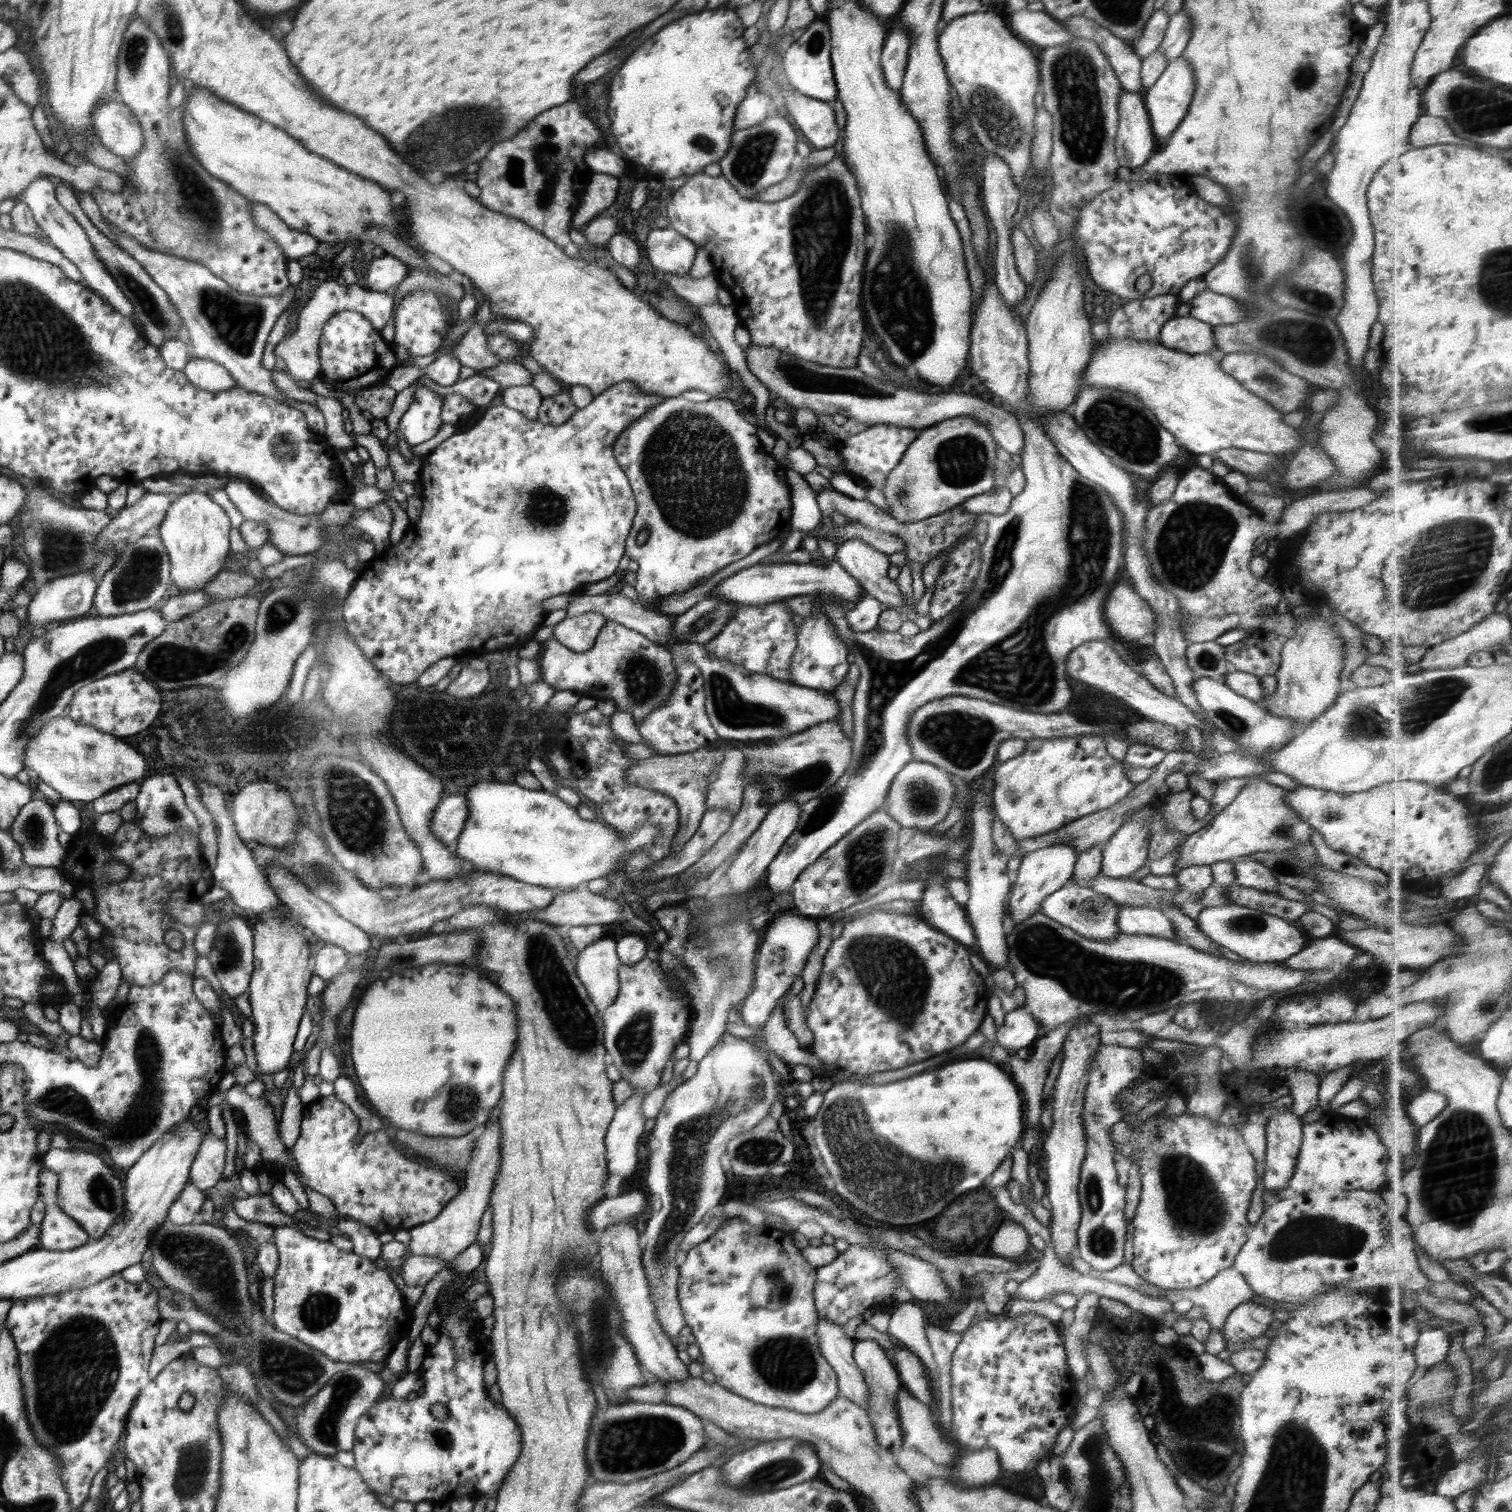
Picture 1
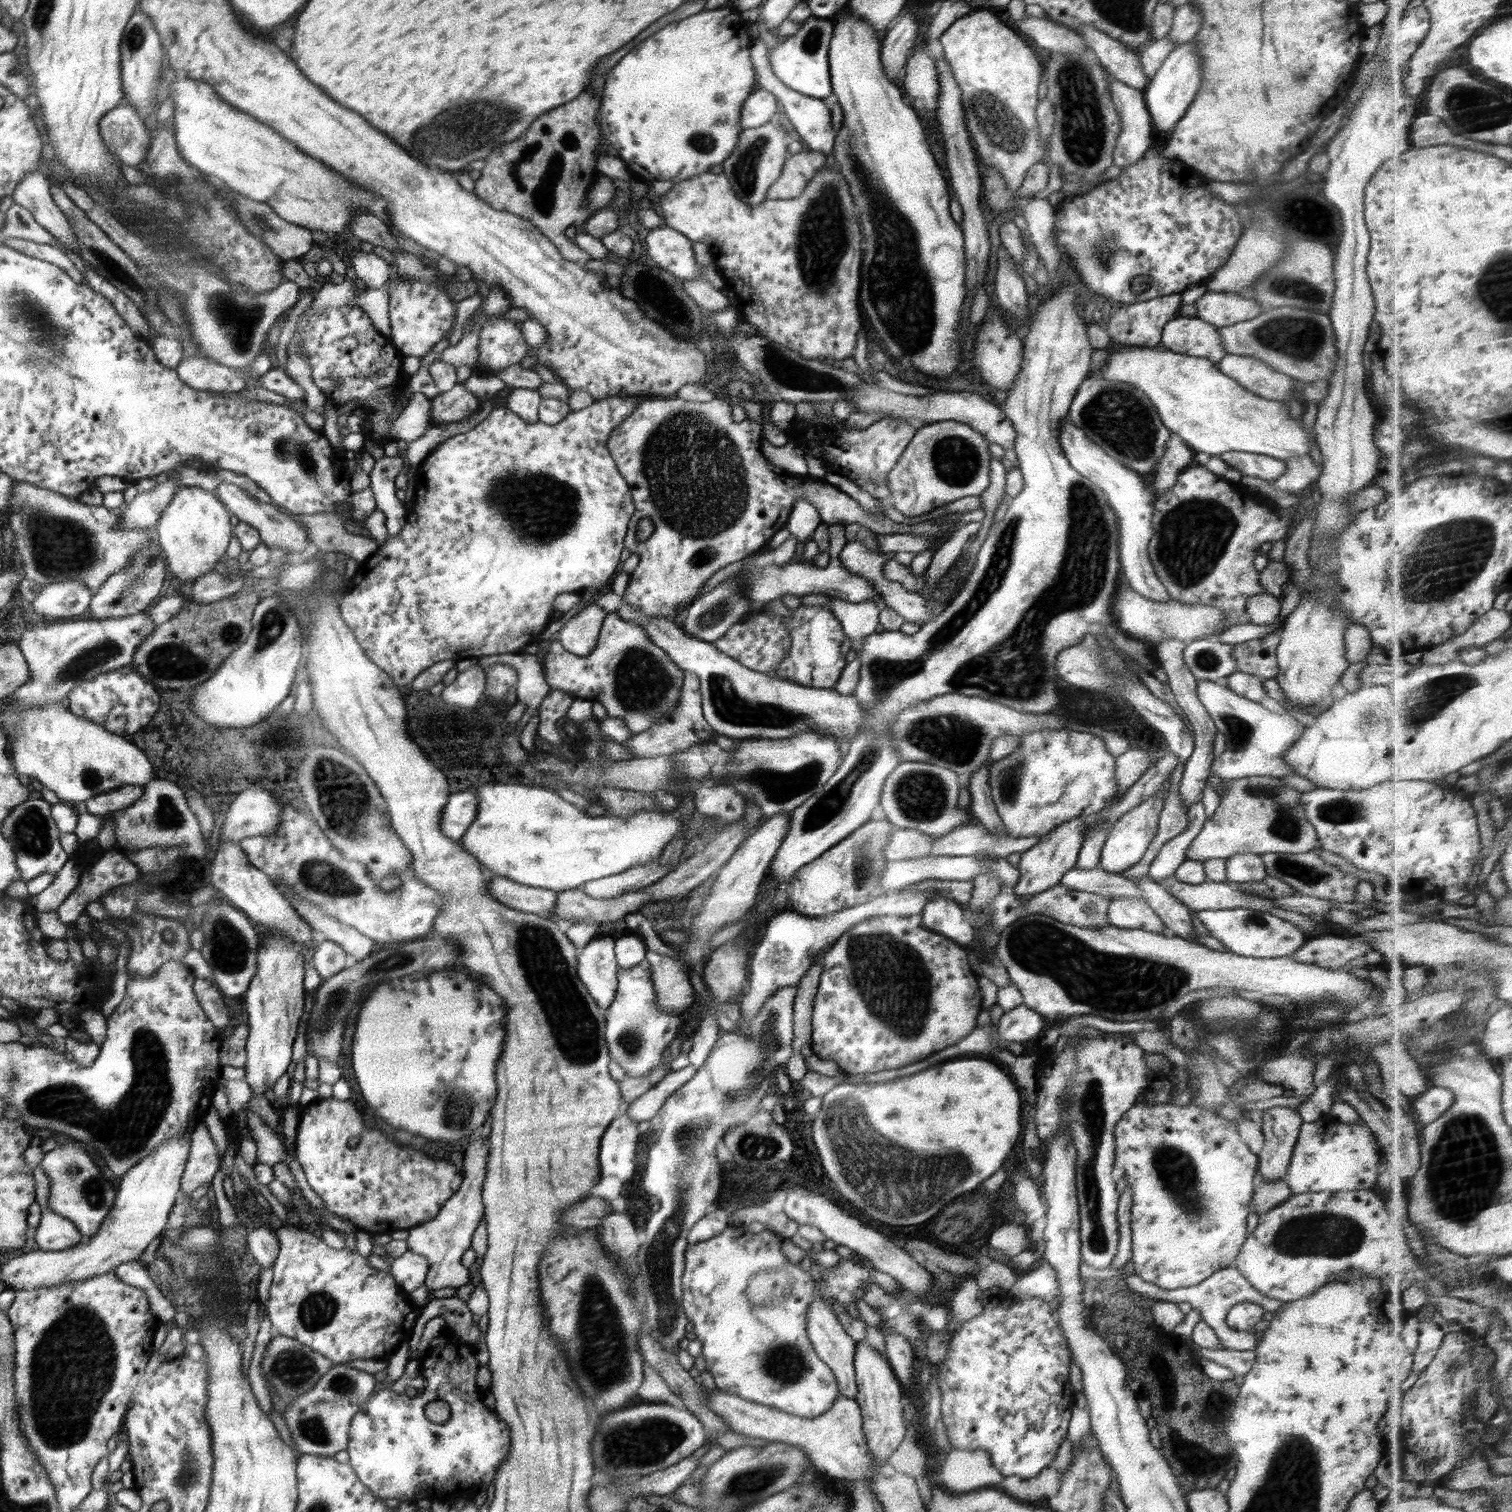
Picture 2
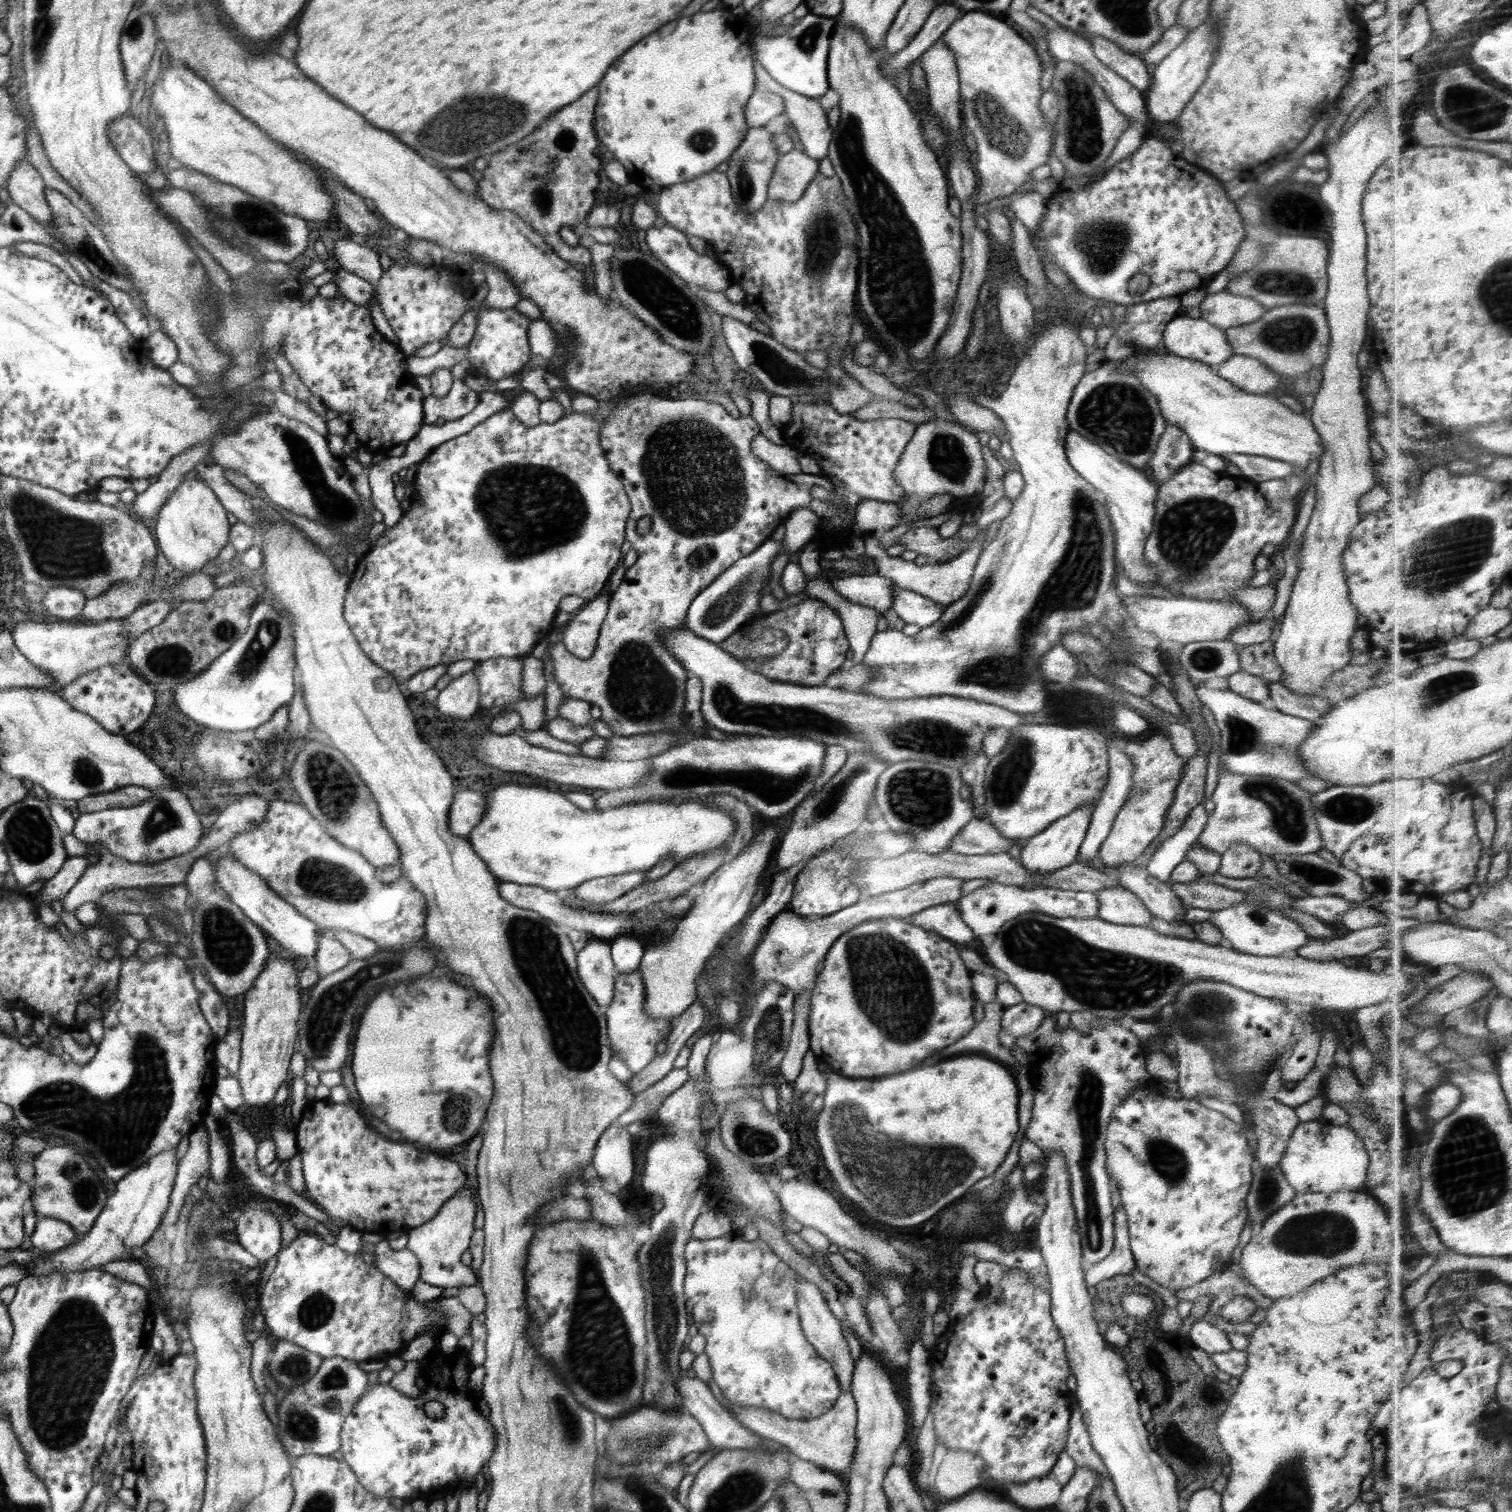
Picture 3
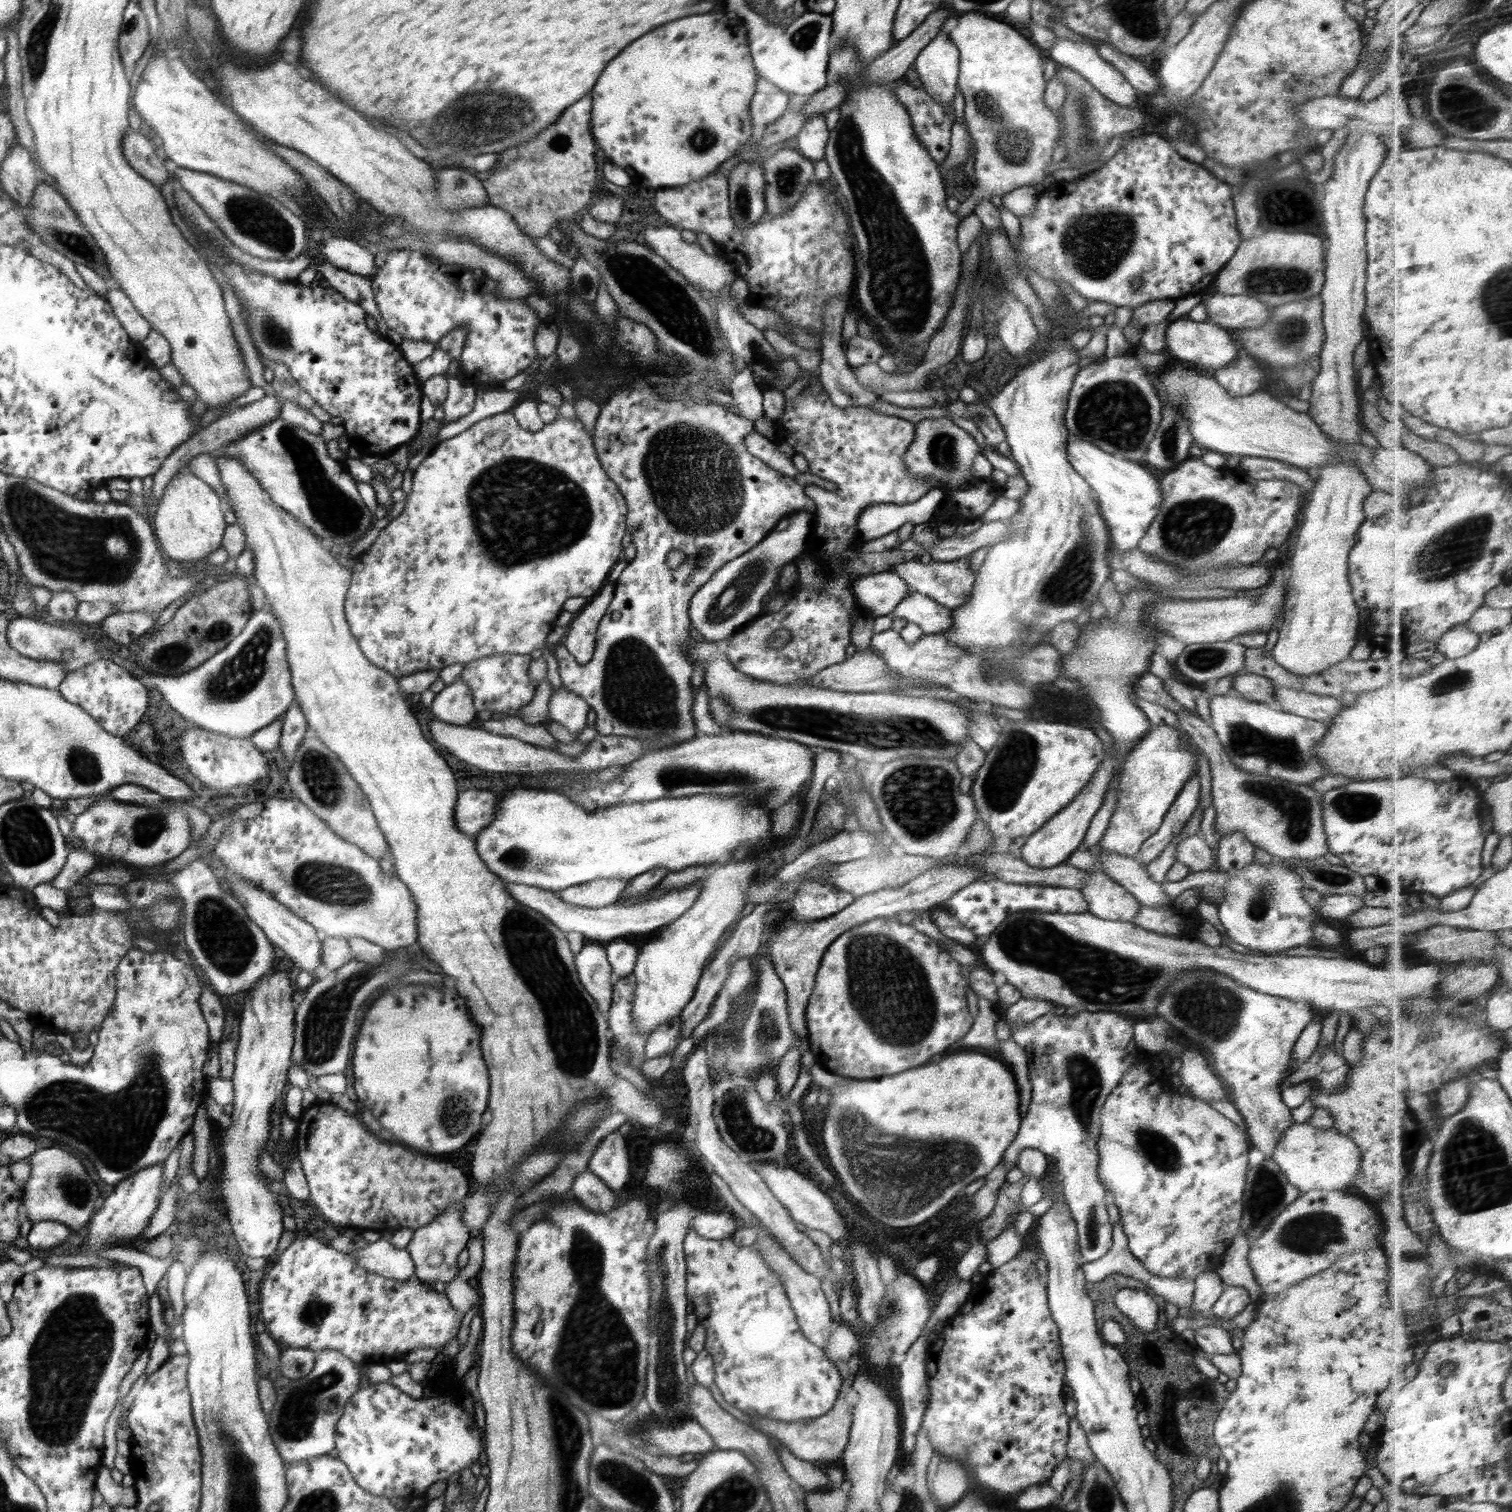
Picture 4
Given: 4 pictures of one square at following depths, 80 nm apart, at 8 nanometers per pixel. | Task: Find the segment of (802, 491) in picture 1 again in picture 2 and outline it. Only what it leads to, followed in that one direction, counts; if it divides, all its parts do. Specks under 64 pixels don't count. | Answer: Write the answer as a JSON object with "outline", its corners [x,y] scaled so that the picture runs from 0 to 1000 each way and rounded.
{"outline":[[[527,330],[522,338],[519,349],[526,356],[527,358],[534,357],[540,349],[543,346],[542,339],[534,330]]]}

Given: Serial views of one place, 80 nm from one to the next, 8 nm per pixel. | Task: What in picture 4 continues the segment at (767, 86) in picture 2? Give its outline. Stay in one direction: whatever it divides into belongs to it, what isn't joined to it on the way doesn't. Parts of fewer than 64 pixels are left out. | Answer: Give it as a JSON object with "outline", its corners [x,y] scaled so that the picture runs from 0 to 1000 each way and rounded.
{"outline":[[[544,76],[534,78],[527,89],[528,99],[537,107],[545,105],[548,86]]]}

